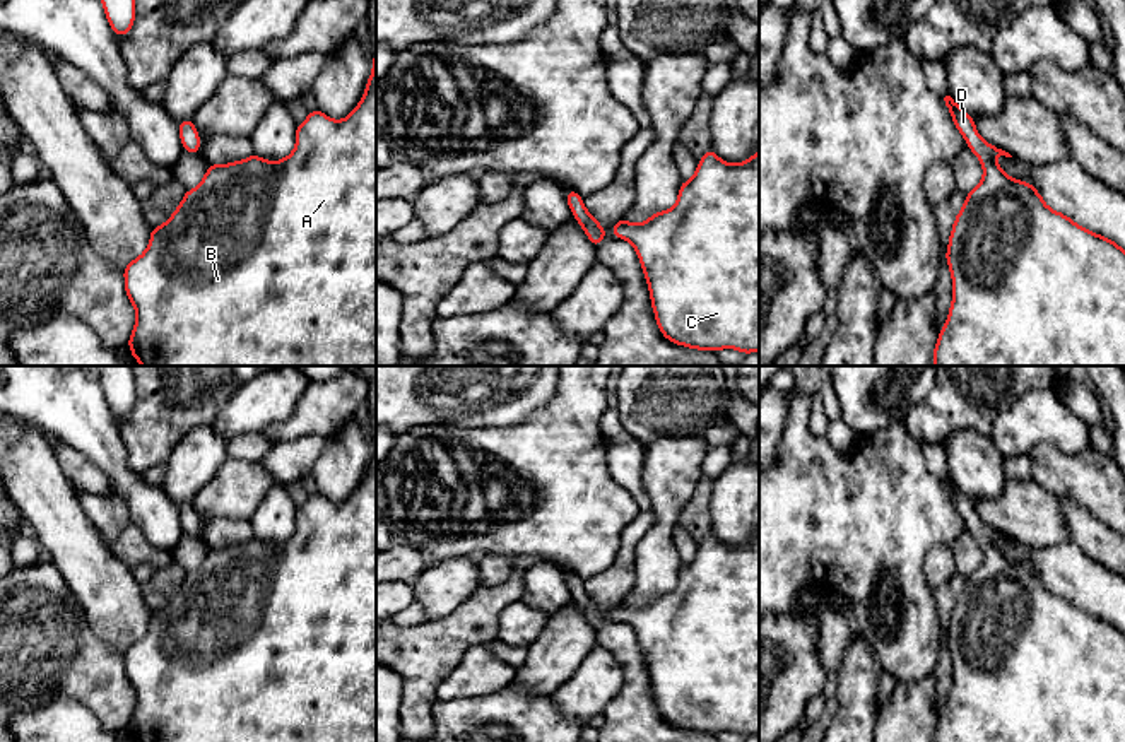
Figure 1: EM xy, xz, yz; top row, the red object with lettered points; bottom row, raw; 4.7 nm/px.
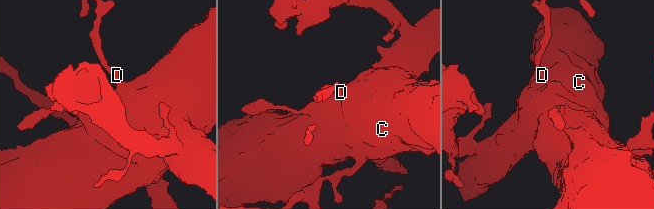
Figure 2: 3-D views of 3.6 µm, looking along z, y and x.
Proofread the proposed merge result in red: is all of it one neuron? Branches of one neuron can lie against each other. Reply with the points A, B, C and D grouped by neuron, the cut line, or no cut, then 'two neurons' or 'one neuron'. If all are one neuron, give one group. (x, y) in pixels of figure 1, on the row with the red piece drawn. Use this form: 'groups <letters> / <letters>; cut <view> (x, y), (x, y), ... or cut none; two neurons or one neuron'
groups A B C D; cut none; one neuron

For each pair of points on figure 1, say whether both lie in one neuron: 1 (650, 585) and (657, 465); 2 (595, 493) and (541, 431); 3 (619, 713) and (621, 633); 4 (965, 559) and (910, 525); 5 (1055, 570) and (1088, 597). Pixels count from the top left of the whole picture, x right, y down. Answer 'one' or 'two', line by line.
1: one
2: one
3: one
4: two
5: one

